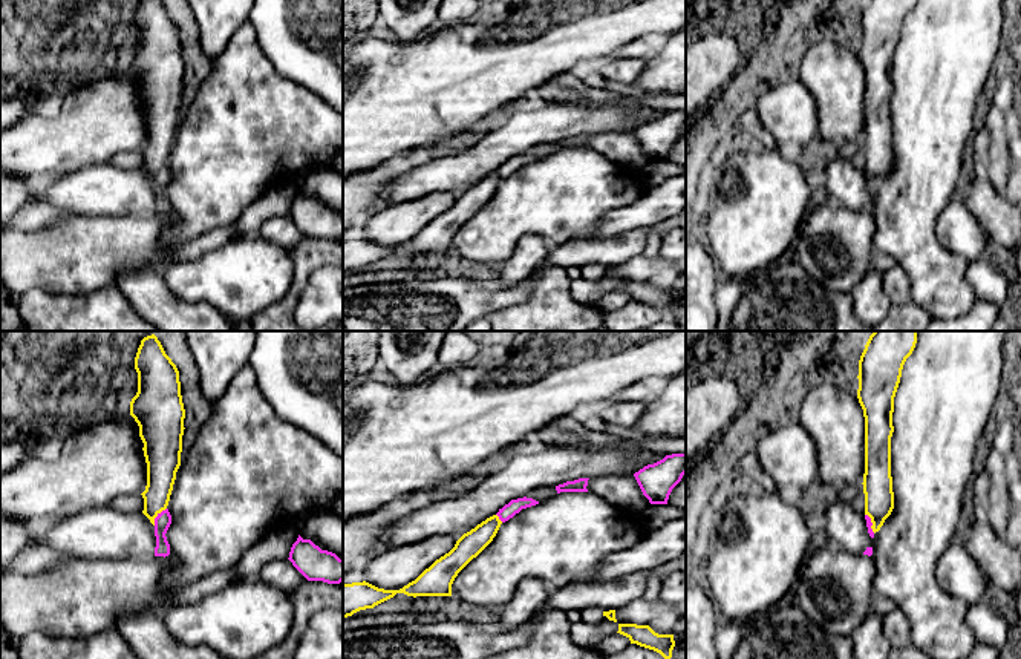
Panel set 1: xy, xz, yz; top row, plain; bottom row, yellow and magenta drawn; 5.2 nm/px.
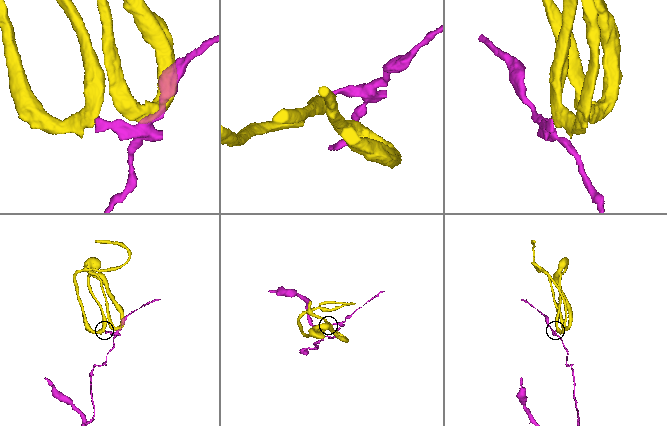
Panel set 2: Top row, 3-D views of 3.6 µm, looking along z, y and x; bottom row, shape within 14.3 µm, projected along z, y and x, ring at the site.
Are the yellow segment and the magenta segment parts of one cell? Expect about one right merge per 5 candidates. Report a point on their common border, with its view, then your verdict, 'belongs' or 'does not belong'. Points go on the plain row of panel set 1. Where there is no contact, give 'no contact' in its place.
contact xy (156, 172); does not belong

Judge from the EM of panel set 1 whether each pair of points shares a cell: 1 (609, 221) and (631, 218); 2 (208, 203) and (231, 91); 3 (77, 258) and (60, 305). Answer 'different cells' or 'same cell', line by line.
1: same cell
2: same cell
3: different cells

